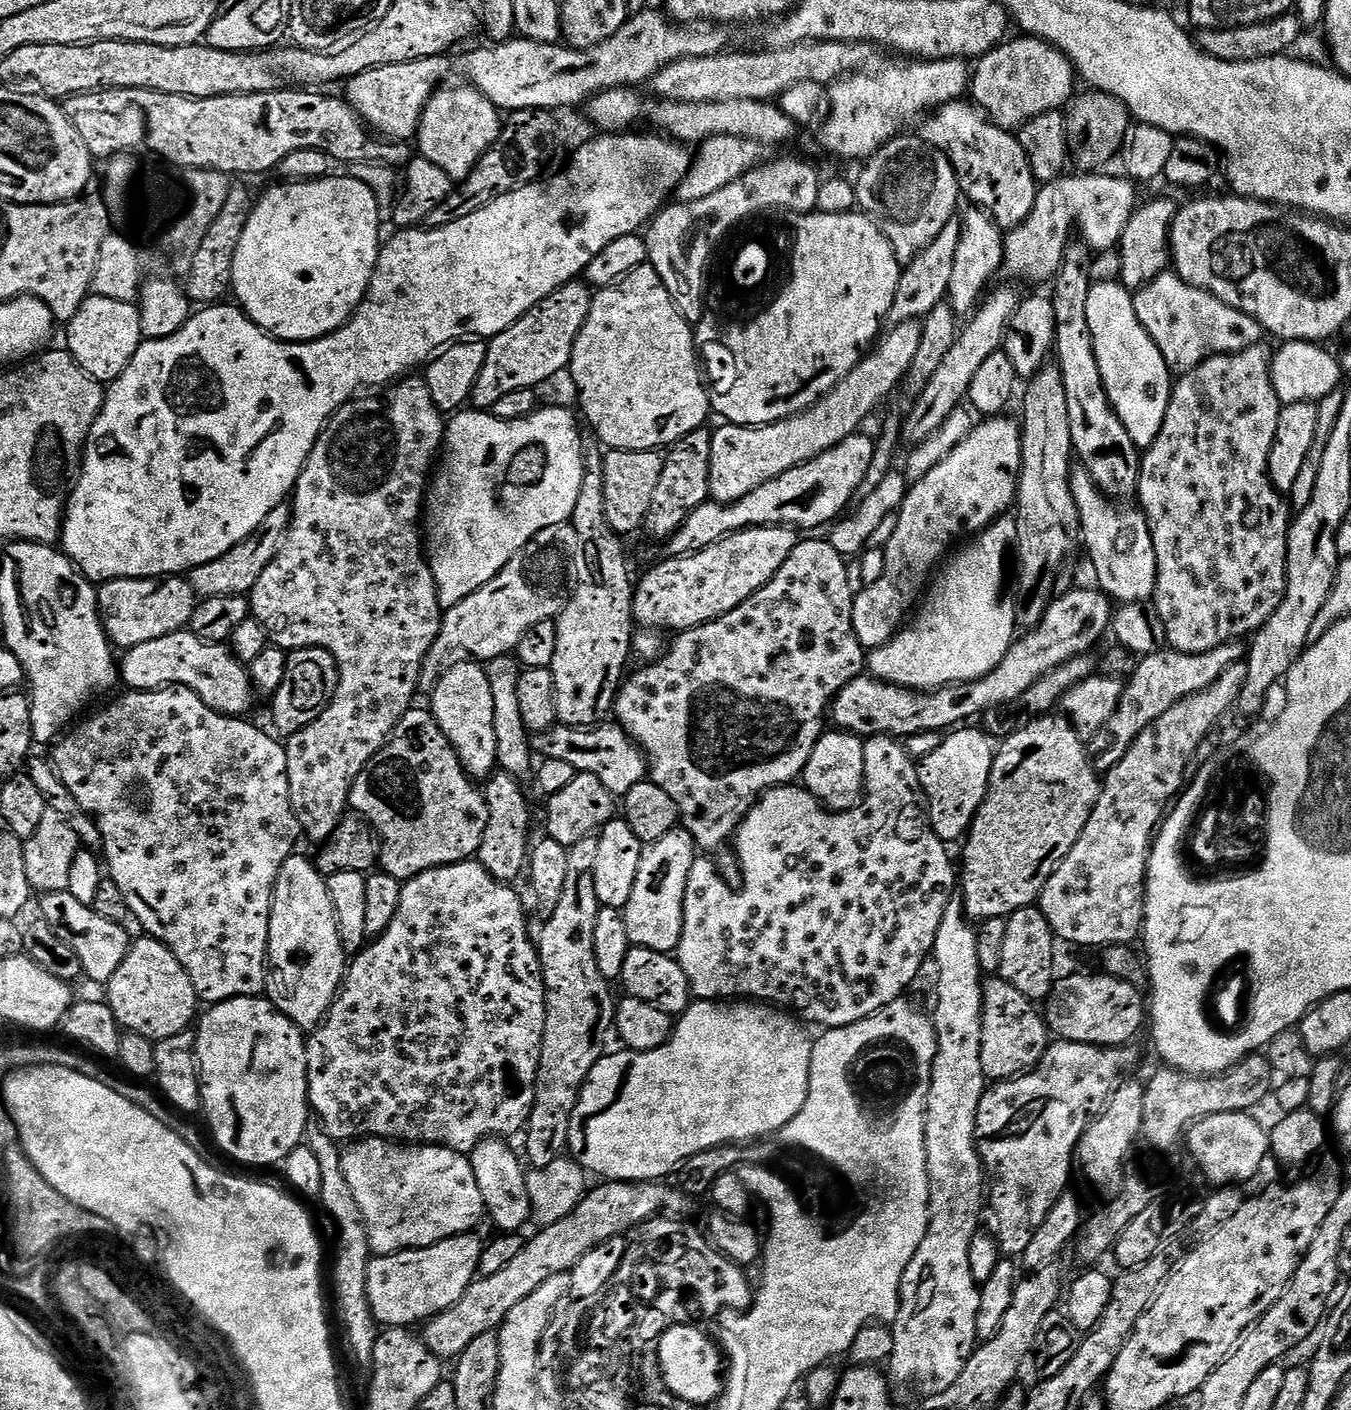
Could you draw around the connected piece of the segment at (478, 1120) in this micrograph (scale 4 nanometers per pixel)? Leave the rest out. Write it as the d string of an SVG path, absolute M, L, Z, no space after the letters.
M475 859L463 860L457 864L447 864L441 868L431 868L404 884L402 902L398 902L398 914L394 914L394 922L390 922L390 926L386 928L382 935L365 946L347 965L343 985L340 993L336 996L336 1001L332 1003L327 1019L306 1040L308 1046L308 1053L306 1054L306 1062L308 1063L308 1103L315 1119L327 1136L338 1142L355 1142L365 1138L379 1138L393 1142L407 1142L412 1146L434 1144L438 1148L449 1148L461 1154L470 1154L483 1140L487 1140L489 1137L512 1138L515 1132L523 1133L527 1129L528 1119L532 1113L534 1098L536 1097L536 1079L538 1078L538 1066L542 1054L542 1038L544 1037L542 1030L546 1026L546 994L548 992L543 988L544 971L540 969L540 953L533 937L532 940L528 937L528 920L524 917L524 904L520 901L519 894L512 888L515 887L509 886L503 880L495 880Z

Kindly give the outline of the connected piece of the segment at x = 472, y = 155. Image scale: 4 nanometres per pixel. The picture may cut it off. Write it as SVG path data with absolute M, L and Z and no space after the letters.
M441 86L432 93L430 102L425 106L420 119L420 128L414 137L414 144L419 155L430 158L430 162L434 162L434 166L438 166L441 170L446 170L446 174L450 174L452 181L459 182L465 180L476 169L477 162L486 154L486 150L492 148L492 143L500 137L502 112L501 109L493 106L490 98L486 98L476 88L471 86L463 86L464 88L448 87Z

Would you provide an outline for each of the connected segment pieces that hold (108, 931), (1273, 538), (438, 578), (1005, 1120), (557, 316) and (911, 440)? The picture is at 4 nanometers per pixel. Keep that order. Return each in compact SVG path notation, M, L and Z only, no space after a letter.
M49 892L43 897L40 904L39 915L78 954L80 971L85 977L89 976L94 983L100 986L107 985L110 978L114 978L114 972L126 962L128 951L132 948L133 937L128 936L128 928L123 924L115 924L102 918L102 914L96 912L95 907L78 902L74 894L69 892Z
M1261 342L1241 352L1212 356L1173 383L1170 406L1166 410L1166 422L1158 430L1158 438L1143 453L1140 461L1139 507L1151 523L1154 554L1157 555L1157 586L1154 603L1166 626L1167 647L1173 652L1185 652L1193 656L1206 650L1214 650L1223 644L1239 641L1240 636L1251 637L1264 627L1269 618L1278 610L1286 594L1288 581L1288 529L1290 527L1290 504L1272 485L1268 473L1270 450L1274 446L1274 430L1278 430L1278 418L1282 407L1272 381L1273 349Z
M537 407L526 418L521 420L493 420L485 418L480 420L481 413L476 410L461 410L451 417L446 424L446 452L448 457L444 460L444 468L437 467L431 477L424 511L422 513L422 536L426 541L426 559L432 568L434 582L438 590L441 609L447 610L458 606L462 598L474 594L486 582L490 582L495 576L517 556L526 545L535 540L536 535L550 526L569 523L574 514L574 506L578 502L578 493L582 491L582 478L584 477L584 458L586 447L580 441L580 428L576 425L576 420L564 408L544 408Z
M1057 1039L1049 1043L1043 1058L1031 1072L993 1083L985 1091L978 1106L976 1149L980 1151L980 1163L990 1181L990 1195L986 1200L986 1232L996 1239L1005 1257L1023 1257L1038 1226L1046 1222L1046 1214L1050 1214L1054 1202L1069 1191L1068 1179L1072 1176L1072 1168L1074 1172L1074 1161L1084 1131L1104 1111L1122 1077L1128 1074L1123 1072L1135 1066L1134 1049L1132 1046L1099 1048L1093 1044L1069 1044L1066 1040Z
M579 279L572 280L547 296L539 306L531 308L525 316L518 318L514 326L491 337L487 341L486 362L482 362L478 382L474 382L471 407L490 410L498 398L513 390L539 389L540 384L554 379L563 368L565 371L572 362L574 342L578 342L578 334L582 326L586 326L593 295L593 289L587 283Z
M1000 288L997 292L992 290L987 293L971 319L961 327L958 342L954 342L950 354L946 354L942 366L938 366L938 374L930 378L930 386L926 386L924 393L916 399L912 411L903 419L902 440L905 445L915 446L926 442L940 431L951 412L961 407L970 390L970 382L974 382L974 374L981 368L982 362L986 362L990 354L1001 351L1004 335L1008 333L1008 323L1012 321L1020 301L1021 297L1016 296L1012 288Z

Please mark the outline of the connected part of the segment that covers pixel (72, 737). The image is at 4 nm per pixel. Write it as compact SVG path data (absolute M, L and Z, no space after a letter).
M173 686L159 688L153 692L128 690L123 694L125 696L118 697L113 704L106 705L101 712L94 713L89 720L81 719L51 749L53 750L50 753L52 765L62 778L62 782L66 782L66 790L70 790L74 798L78 798L78 806L82 806L82 810L88 812L103 834L102 856L106 861L107 875L118 886L118 890L122 890L123 896L126 897L126 906L130 906L135 923L140 923L148 931L145 933L151 939L162 942L172 951L174 958L182 962L186 974L190 974L194 982L197 1001L204 1003L205 1000L205 1005L211 1006L239 996L260 996L265 991L269 970L268 939L274 886L278 882L282 862L286 862L286 858L294 855L297 851L296 843L302 840L298 818L290 802L287 747L281 741L279 744L275 740L277 739L275 735L267 736L262 729L247 724L249 722L247 719L223 716L221 712L215 712L189 688Z

